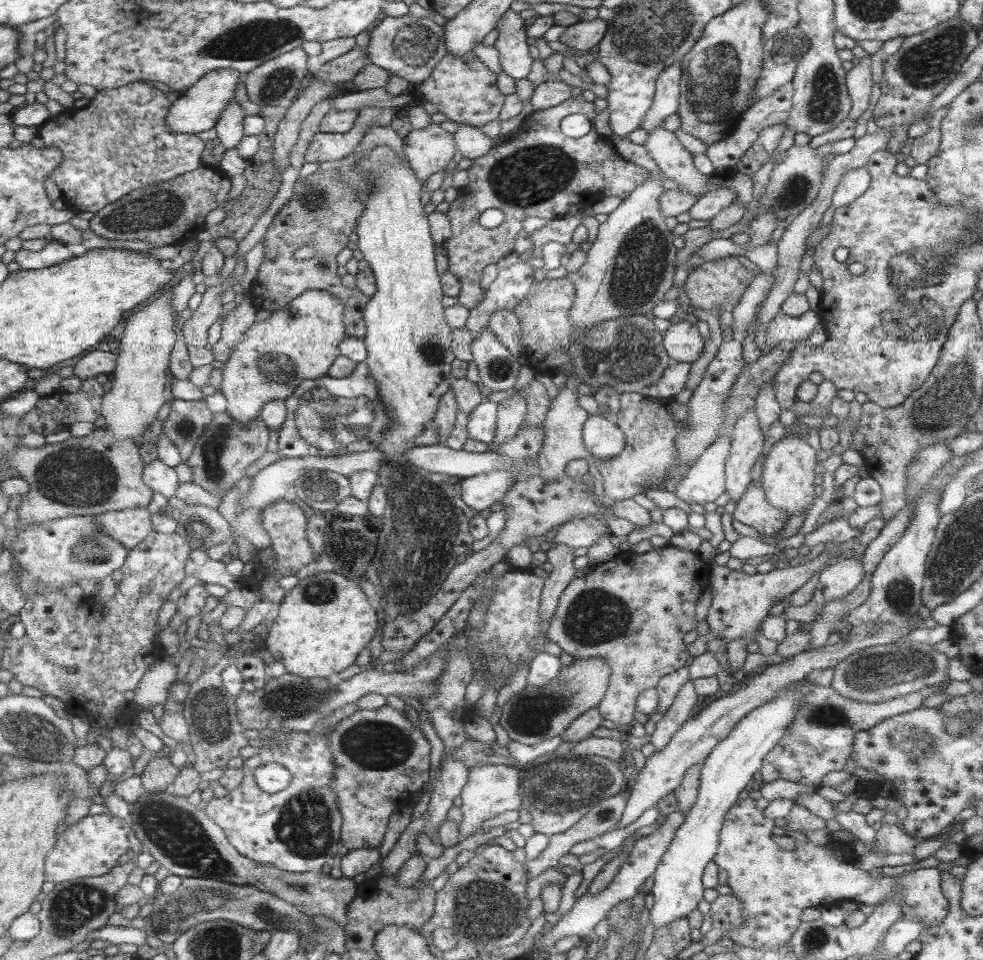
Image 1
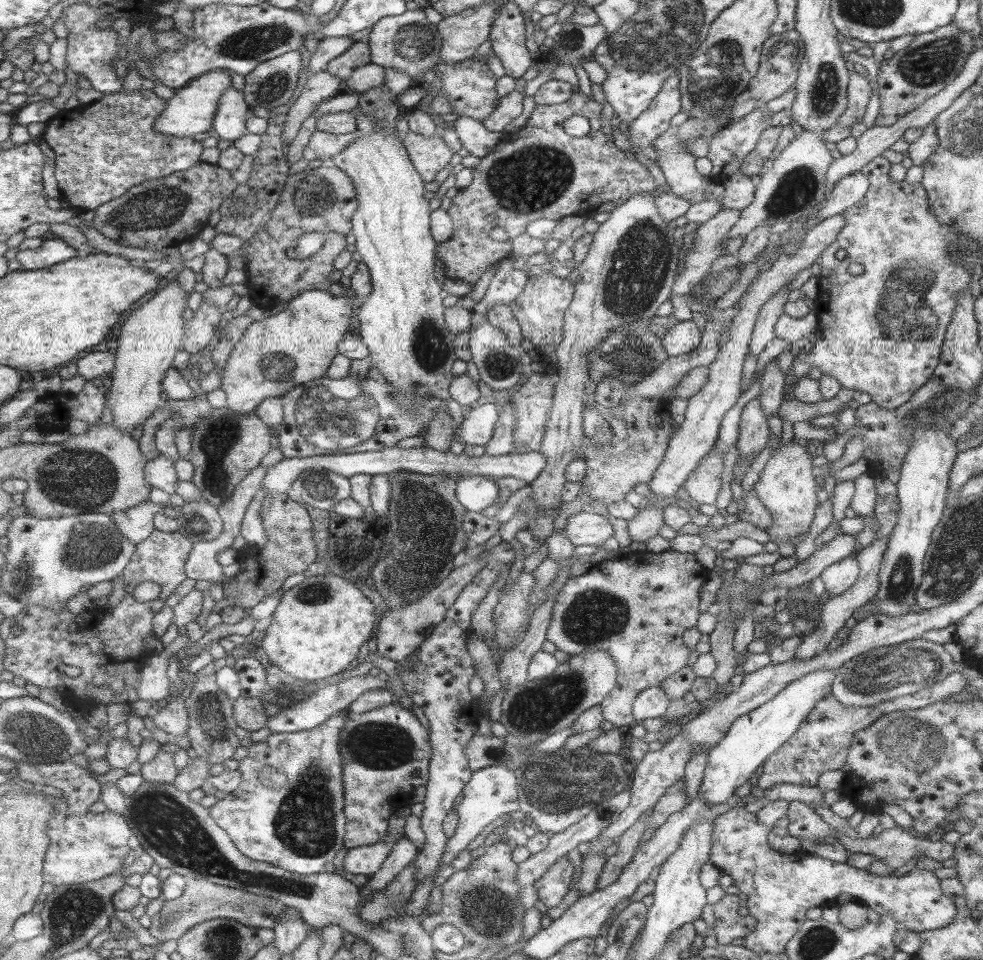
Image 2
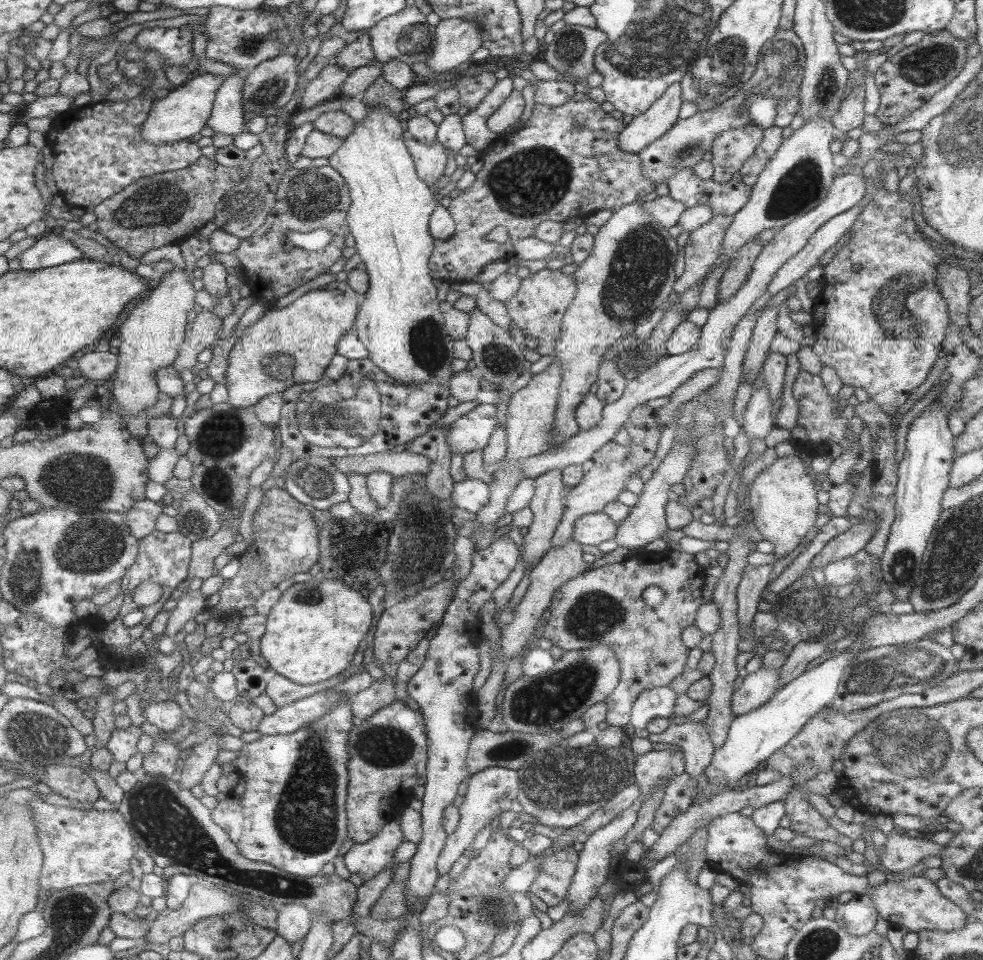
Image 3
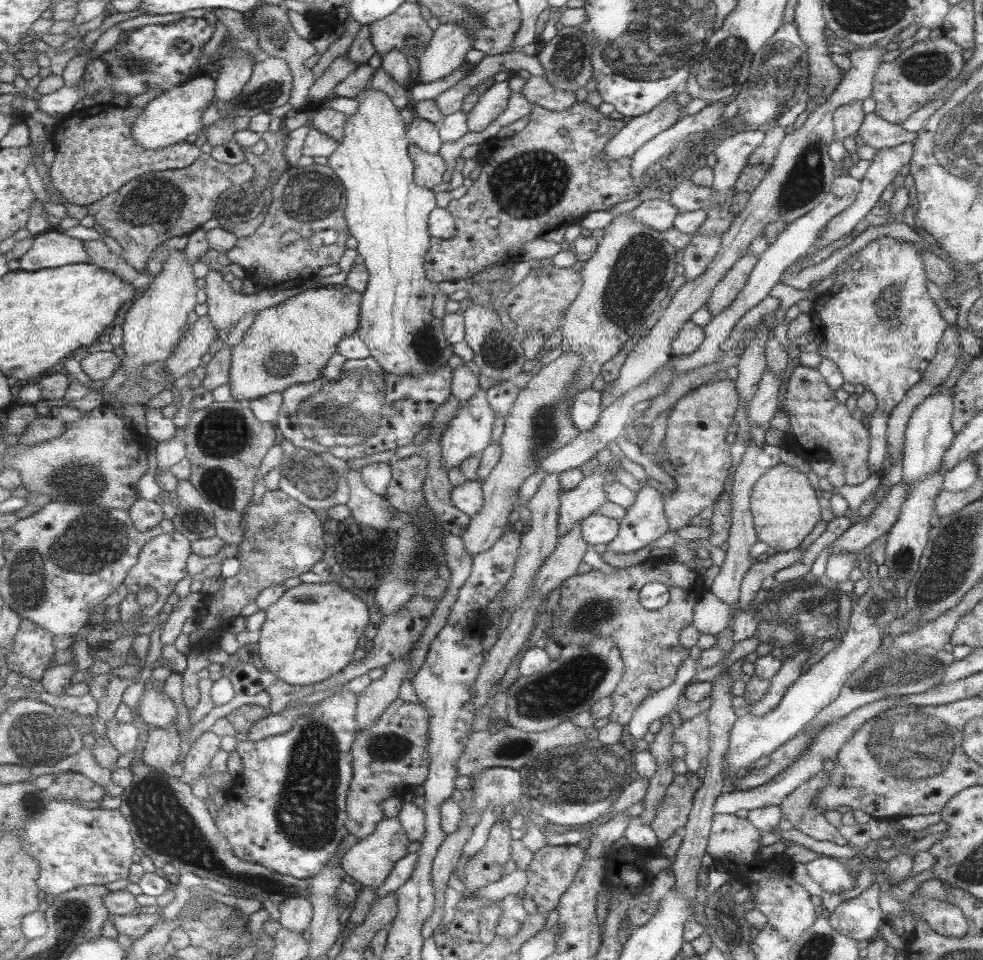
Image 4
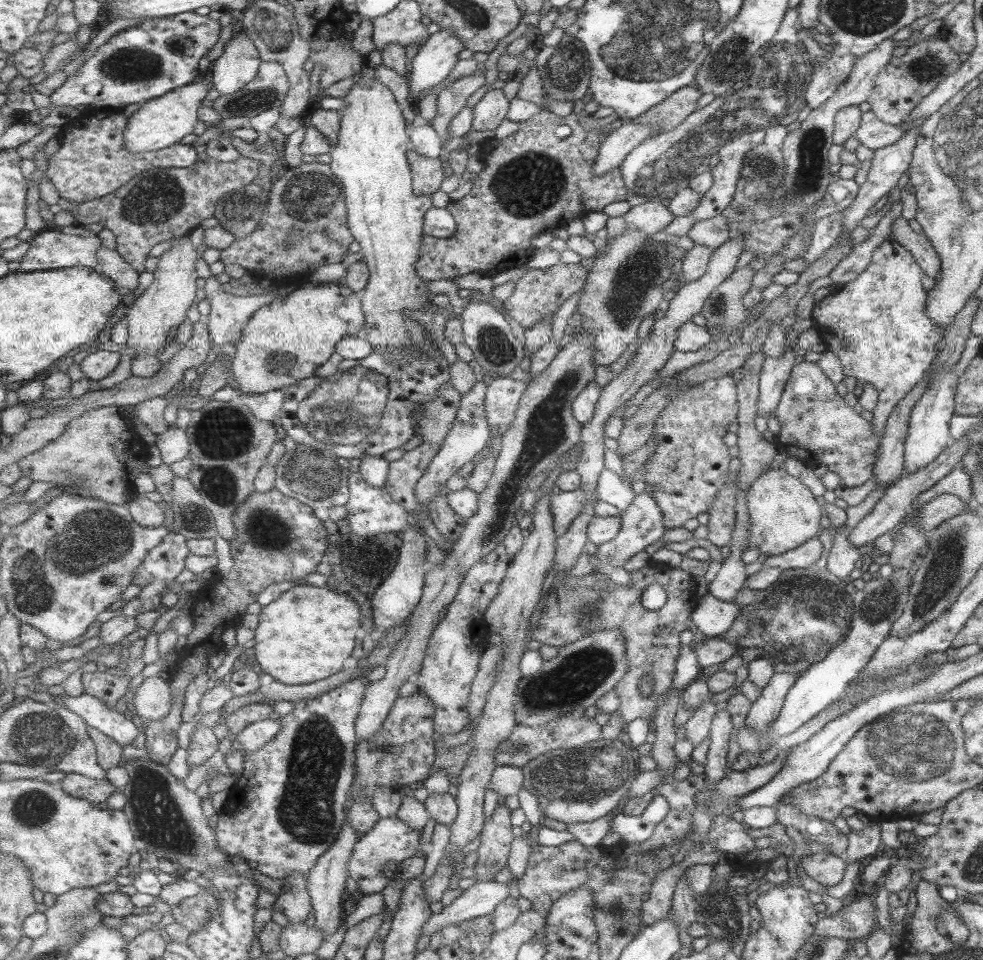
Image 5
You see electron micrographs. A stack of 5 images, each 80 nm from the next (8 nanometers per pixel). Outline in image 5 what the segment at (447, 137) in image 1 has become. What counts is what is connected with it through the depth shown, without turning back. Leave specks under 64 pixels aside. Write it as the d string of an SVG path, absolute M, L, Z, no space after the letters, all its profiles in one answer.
M415 150L408 152L408 158L413 172L413 189L417 194L431 197L435 192L441 191L446 178L445 171L443 172L444 158L425 157Z

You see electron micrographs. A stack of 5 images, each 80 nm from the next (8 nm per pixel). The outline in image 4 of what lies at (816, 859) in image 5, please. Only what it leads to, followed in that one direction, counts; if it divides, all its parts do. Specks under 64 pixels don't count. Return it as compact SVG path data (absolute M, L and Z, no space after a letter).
M817 857L812 862L805 863L807 874L820 885L822 890L839 896L844 890L856 886L856 880L847 874L843 864L833 857Z

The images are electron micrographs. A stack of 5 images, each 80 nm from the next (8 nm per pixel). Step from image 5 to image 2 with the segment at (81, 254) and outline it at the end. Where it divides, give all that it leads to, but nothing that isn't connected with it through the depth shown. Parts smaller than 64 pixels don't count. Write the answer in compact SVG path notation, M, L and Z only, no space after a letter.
M50 236L39 248L21 251L18 262L25 270L40 271L77 257L77 249L55 236Z

